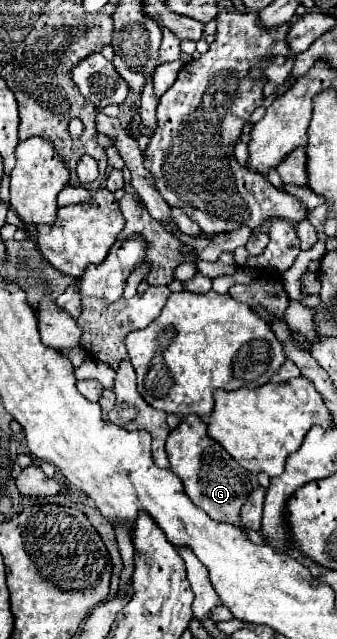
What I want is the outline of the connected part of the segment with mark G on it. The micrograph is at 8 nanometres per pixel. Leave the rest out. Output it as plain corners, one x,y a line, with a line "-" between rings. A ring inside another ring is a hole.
187,416
179,428
167,438
167,458
171,470
183,480
185,492
195,506
205,510
209,518
241,526
241,506
253,492
251,476
243,470
215,440
207,436
207,426
199,416

